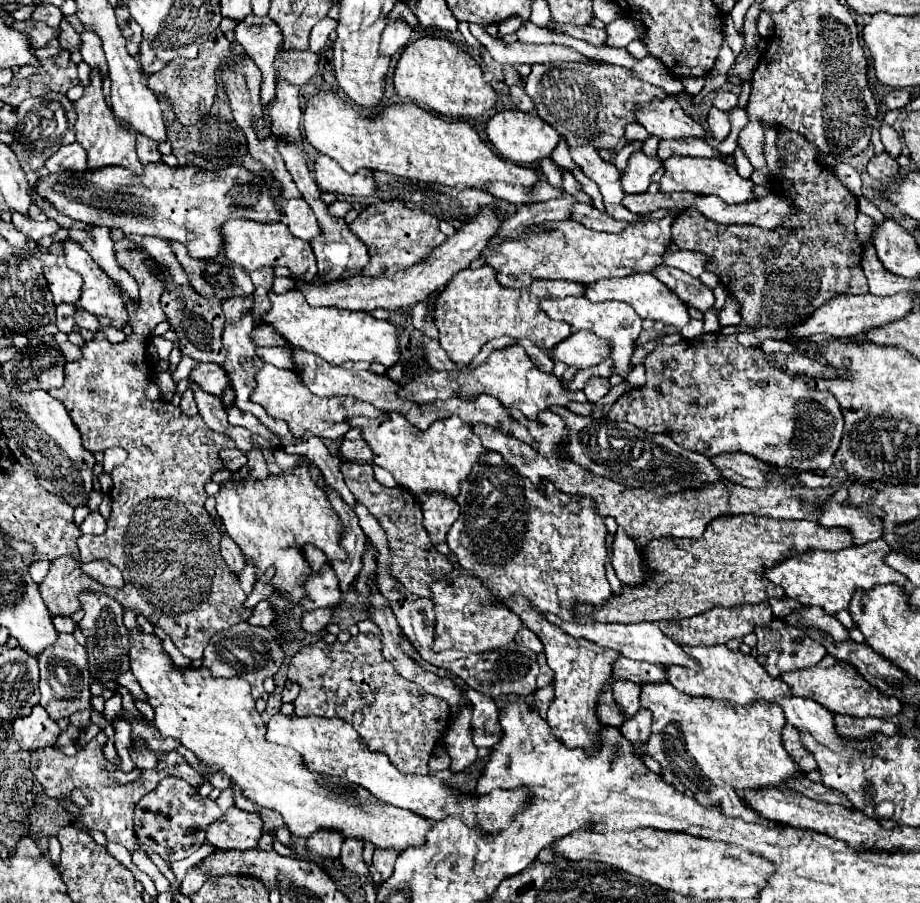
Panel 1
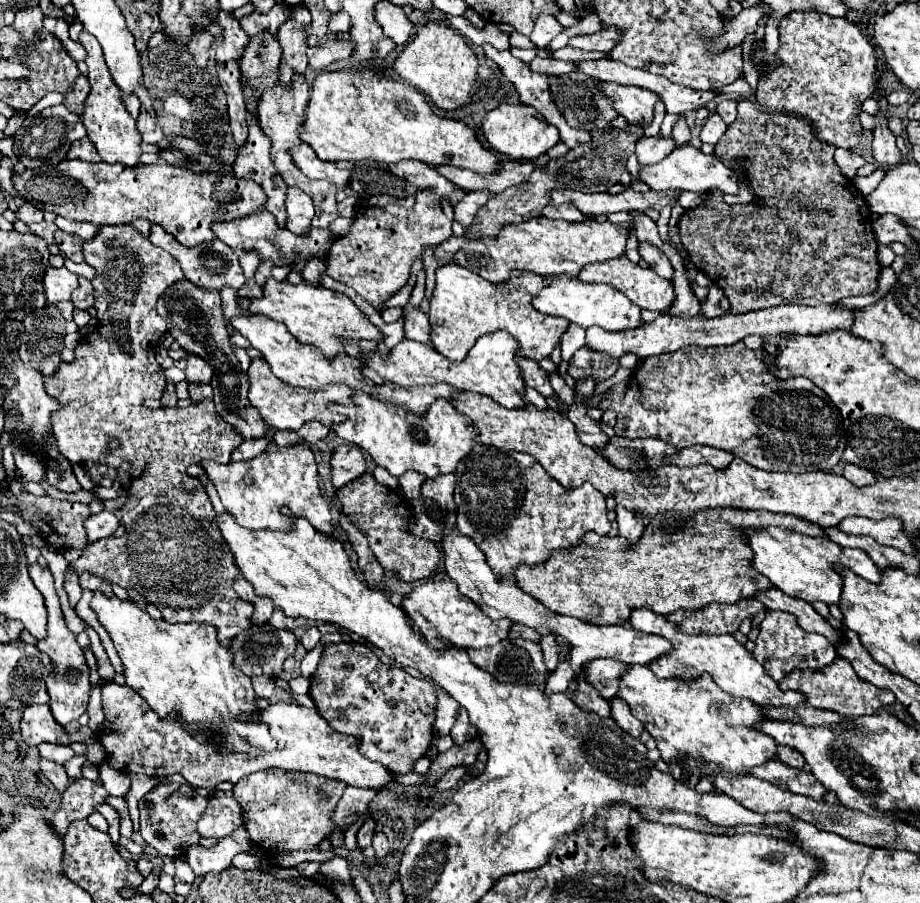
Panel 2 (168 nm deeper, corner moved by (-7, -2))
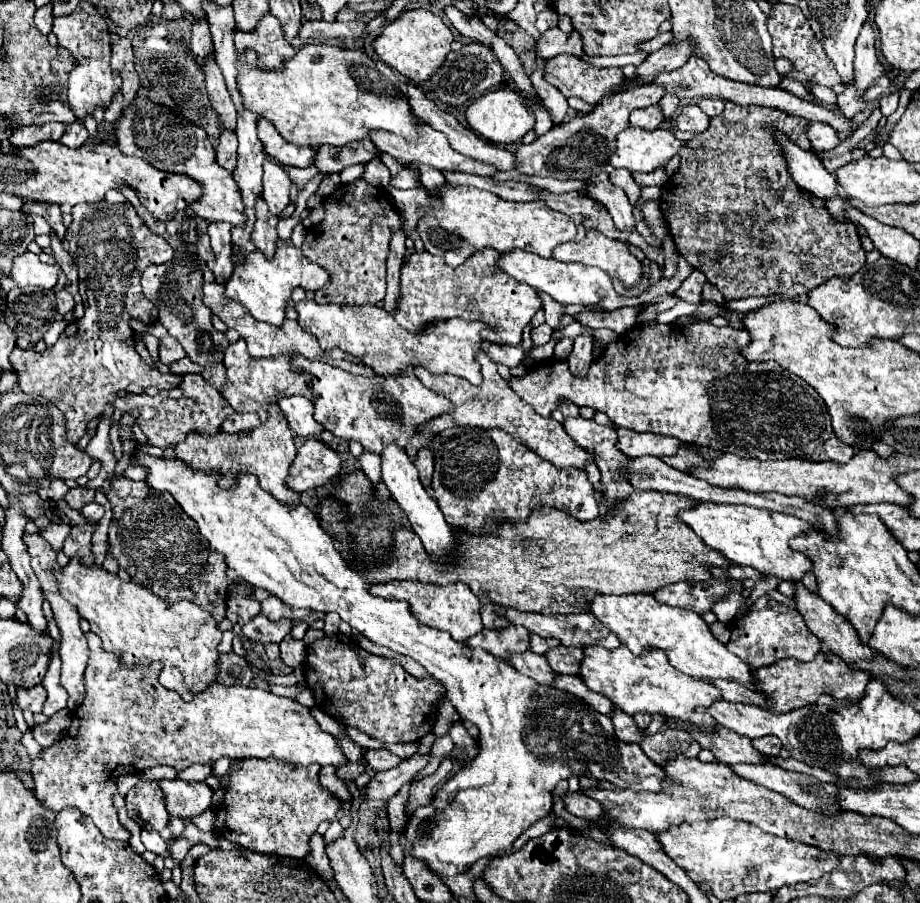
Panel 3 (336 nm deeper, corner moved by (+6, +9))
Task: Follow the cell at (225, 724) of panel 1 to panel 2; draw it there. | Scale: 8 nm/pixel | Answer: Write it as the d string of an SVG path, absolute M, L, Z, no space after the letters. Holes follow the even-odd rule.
M103 591L93 593L89 607L95 611L97 621L105 627L119 653L125 683L137 691L159 717L177 711L179 719L187 723L205 723L213 739L229 751L259 755L279 747L265 725L237 719L237 715L257 709L255 691L251 679L233 665L231 651L217 641L217 629L211 623L167 623L165 619L153 619L131 599L121 601L115 595L107 597Z

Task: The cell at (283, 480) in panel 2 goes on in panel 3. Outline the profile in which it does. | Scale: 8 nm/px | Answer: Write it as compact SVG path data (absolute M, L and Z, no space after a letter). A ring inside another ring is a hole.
M270 404L268 408L268 420L254 428L252 432L238 432L238 434L216 434L212 438L202 436L202 434L188 434L184 442L180 442L176 448L176 458L182 462L194 466L194 470L206 470L206 472L218 472L220 486L232 486L236 482L238 474L256 474L260 480L260 486L266 490L274 490L274 498L298 506L300 504L300 492L294 492L292 488L286 486L286 478L290 476L290 466L292 460L296 458L296 444L294 444L294 434L288 426L288 420L284 412L276 406Z

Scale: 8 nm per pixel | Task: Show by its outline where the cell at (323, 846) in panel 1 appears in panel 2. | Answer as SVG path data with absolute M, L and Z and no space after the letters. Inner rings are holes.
M347 787L341 801L335 807L333 821L337 829L345 831L349 825L353 825L361 815L365 815L369 803L377 795L375 789L359 789L359 787Z

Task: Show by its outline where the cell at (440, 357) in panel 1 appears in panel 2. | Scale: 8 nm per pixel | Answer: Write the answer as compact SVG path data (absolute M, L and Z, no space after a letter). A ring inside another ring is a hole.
M405 305L403 307L403 325L405 325L405 337L419 341L419 343L431 343L429 341L429 319L427 313L423 313L421 307Z

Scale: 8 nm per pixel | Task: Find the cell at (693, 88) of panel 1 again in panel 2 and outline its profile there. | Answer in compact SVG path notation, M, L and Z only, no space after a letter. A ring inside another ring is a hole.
M738 79L737 81L722 87L721 89L715 89L718 93L737 93L742 96L749 96L753 90L745 79Z

